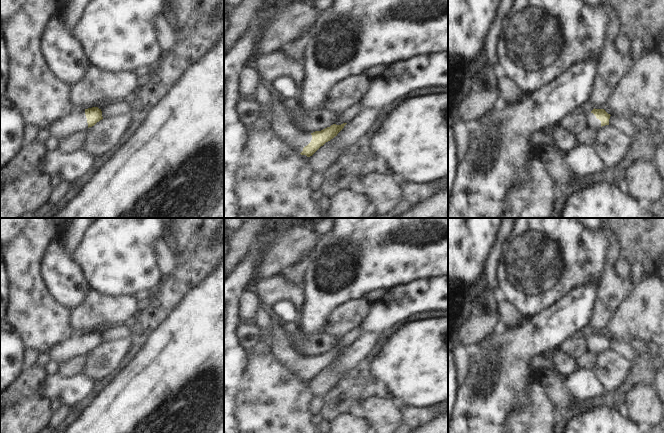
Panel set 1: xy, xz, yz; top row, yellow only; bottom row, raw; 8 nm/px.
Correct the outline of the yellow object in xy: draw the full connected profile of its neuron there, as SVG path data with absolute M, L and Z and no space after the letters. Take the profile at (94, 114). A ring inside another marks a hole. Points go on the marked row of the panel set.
M98 107L78 109L57 119L47 129L50 135L60 139L77 131L86 130L102 119L102 111Z

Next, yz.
M593 109L588 115L589 126L594 129L609 125L610 114L604 109Z

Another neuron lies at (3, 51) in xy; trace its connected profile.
M0 27L0 98L6 95L6 84L8 82L8 51L4 35Z

